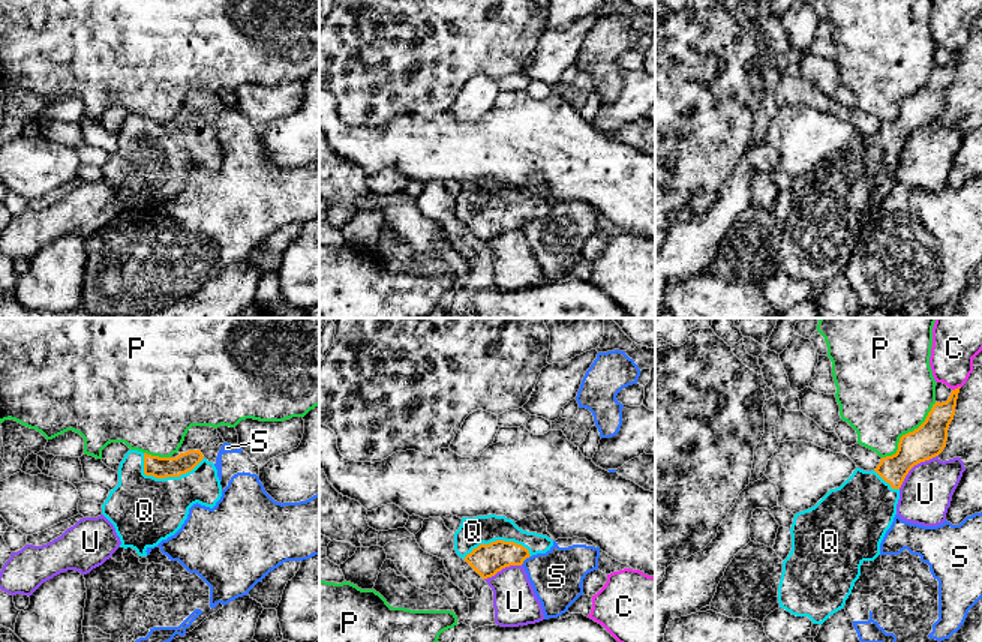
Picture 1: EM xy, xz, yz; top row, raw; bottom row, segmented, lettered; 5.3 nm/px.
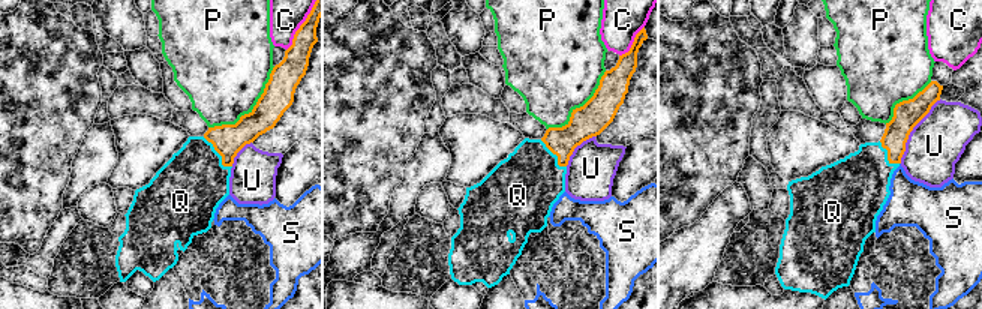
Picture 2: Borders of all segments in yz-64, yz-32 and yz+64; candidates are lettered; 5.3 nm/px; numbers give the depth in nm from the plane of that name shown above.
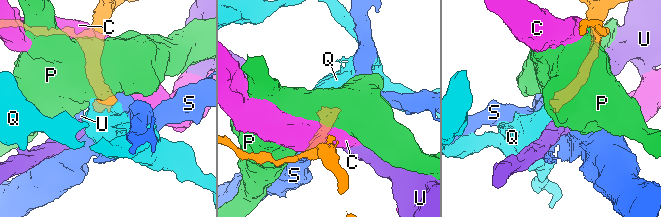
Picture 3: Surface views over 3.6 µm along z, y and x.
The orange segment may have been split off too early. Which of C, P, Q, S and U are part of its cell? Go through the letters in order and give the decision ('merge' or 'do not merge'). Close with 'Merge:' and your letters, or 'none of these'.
C: do not merge
P: do not merge
Q: merge
S: do not merge
U: do not merge
Merge: Q

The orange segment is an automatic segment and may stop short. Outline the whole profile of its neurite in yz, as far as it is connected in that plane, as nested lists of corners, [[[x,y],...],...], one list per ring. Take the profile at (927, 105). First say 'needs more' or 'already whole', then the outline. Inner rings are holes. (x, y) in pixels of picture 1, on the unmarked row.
needs more; [[[960,52],[946,66],[936,66],[925,86],[903,99],[897,117],[882,122],[874,135],[856,132],[814,171],[795,178],[792,214],[778,249],[780,272],[820,290],[844,272],[862,226],[880,219],[906,140],[946,111]]]

